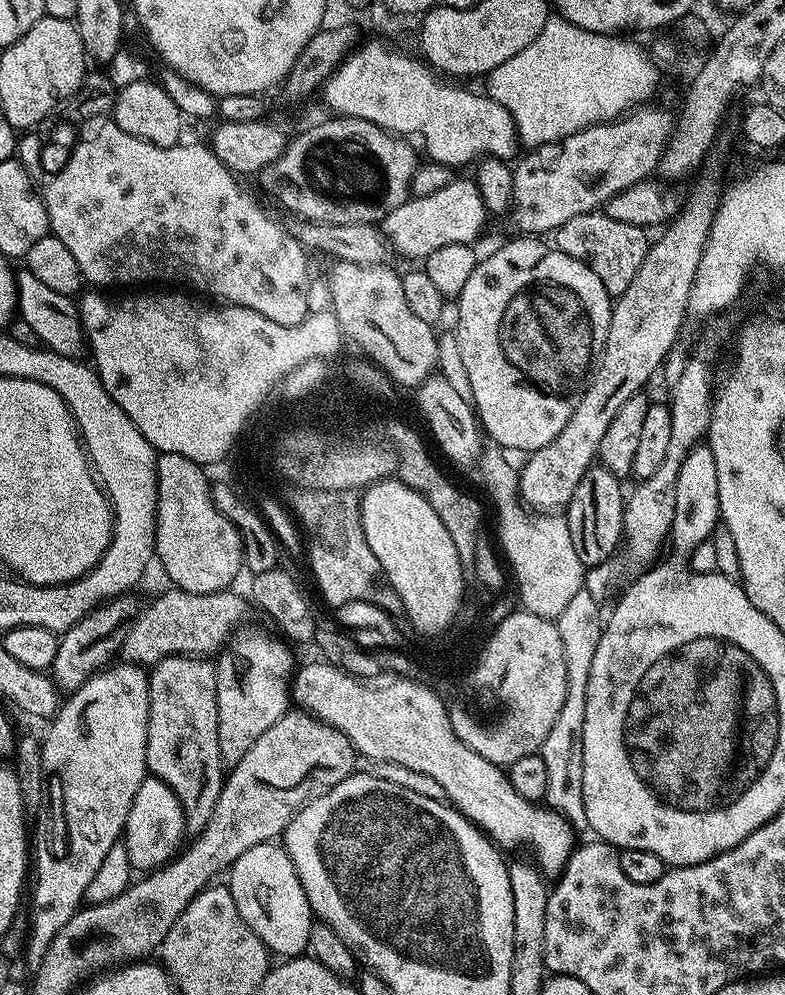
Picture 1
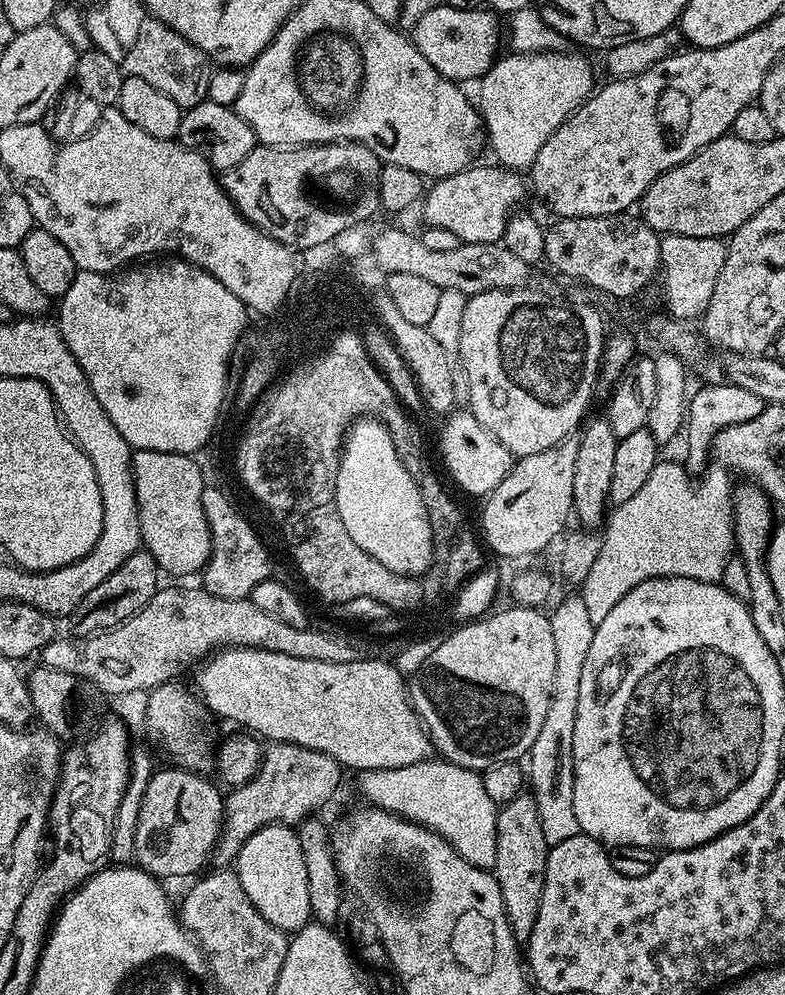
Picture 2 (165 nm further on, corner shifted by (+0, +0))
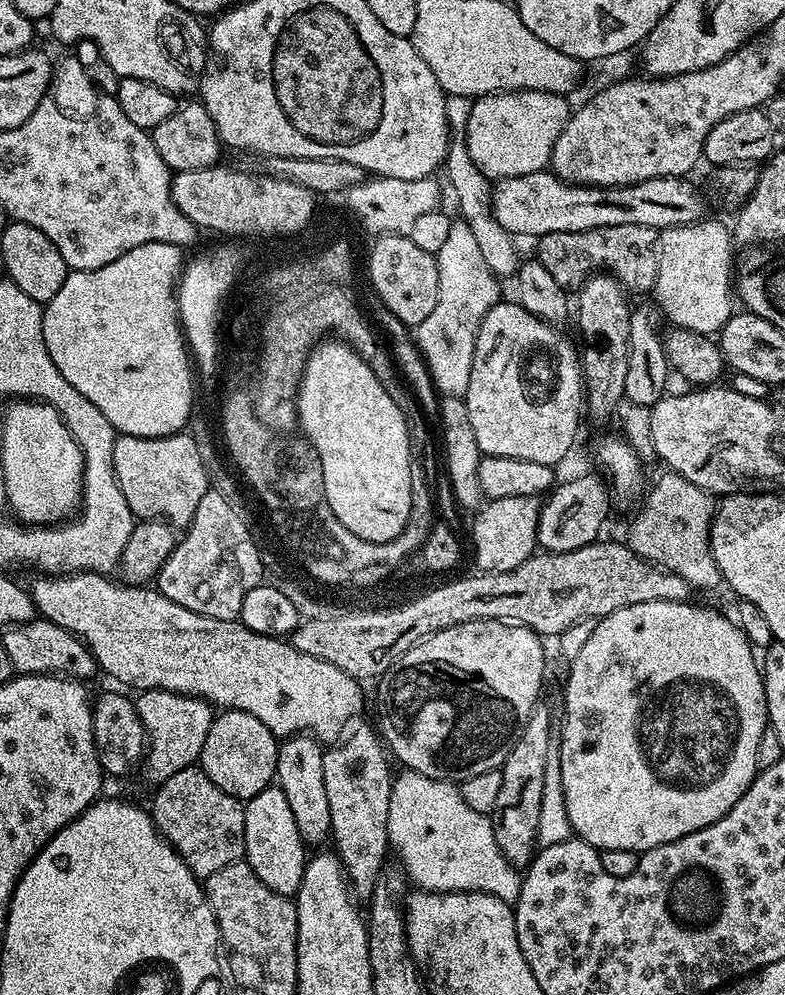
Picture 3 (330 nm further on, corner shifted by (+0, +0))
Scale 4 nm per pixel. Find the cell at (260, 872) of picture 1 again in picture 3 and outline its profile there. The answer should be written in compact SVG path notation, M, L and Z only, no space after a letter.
M269 786L244 804L244 854L243 859L278 894L292 898L300 888L306 863L305 842L299 836L293 812L279 786Z

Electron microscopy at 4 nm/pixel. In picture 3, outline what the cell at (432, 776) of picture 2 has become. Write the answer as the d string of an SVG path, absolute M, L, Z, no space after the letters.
M407 770L401 773L392 781L387 830L389 845L400 856L399 863L411 883L421 891L488 893L508 903L515 903L520 896L522 876L498 849L491 817L470 810L462 799L459 787L451 780L426 778L426 774Z

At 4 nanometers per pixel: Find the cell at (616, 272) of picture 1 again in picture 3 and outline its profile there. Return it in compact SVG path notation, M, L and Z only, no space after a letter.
M627 224L606 226L581 232L559 232L546 234L535 241L535 259L546 266L546 270L565 290L579 289L589 276L607 274L624 285L629 293L651 293L658 278L659 252L657 229L650 226Z

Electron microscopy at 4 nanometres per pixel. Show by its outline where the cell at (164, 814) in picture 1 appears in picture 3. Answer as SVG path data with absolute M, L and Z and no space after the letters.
M199 766L178 770L155 789L150 815L156 831L198 878L230 866L244 854L244 804L224 793Z

